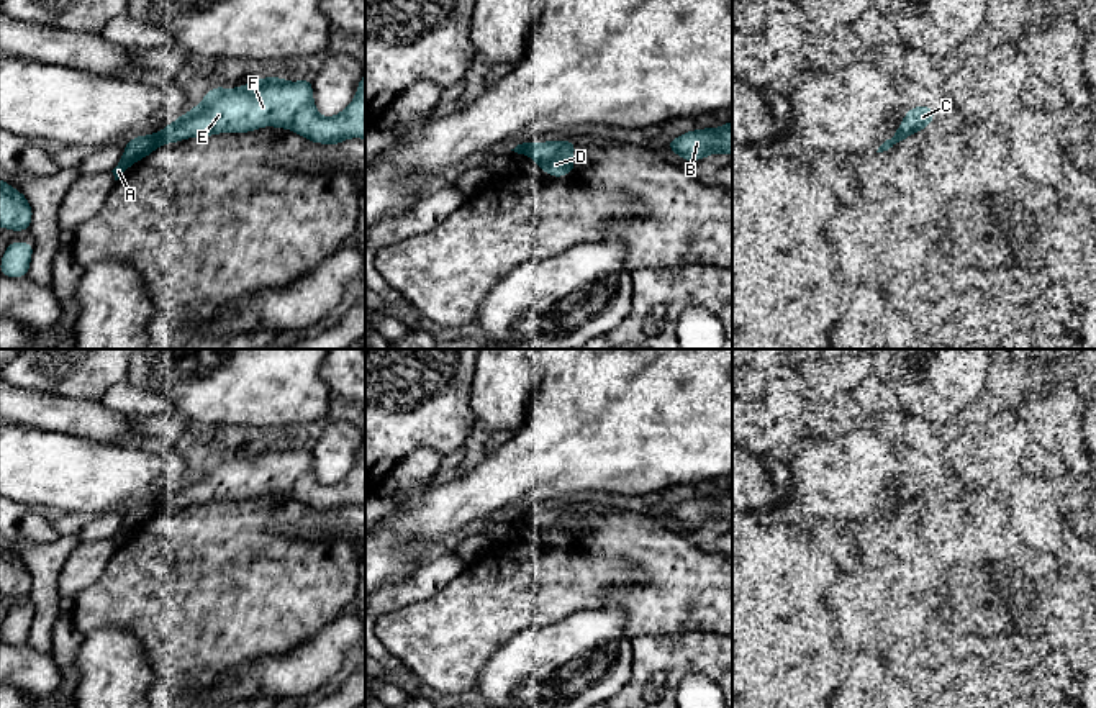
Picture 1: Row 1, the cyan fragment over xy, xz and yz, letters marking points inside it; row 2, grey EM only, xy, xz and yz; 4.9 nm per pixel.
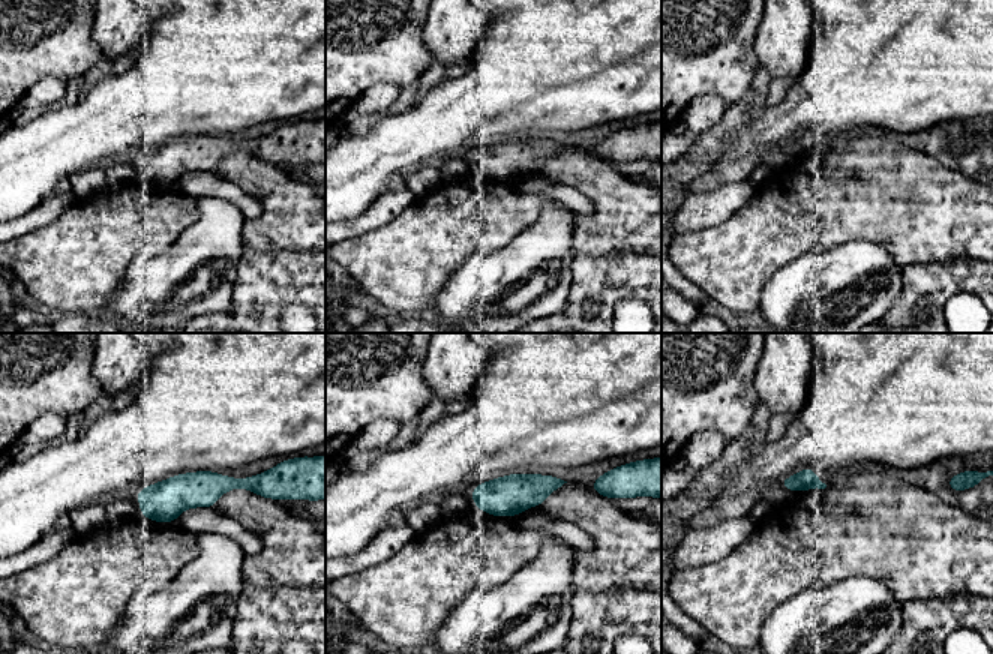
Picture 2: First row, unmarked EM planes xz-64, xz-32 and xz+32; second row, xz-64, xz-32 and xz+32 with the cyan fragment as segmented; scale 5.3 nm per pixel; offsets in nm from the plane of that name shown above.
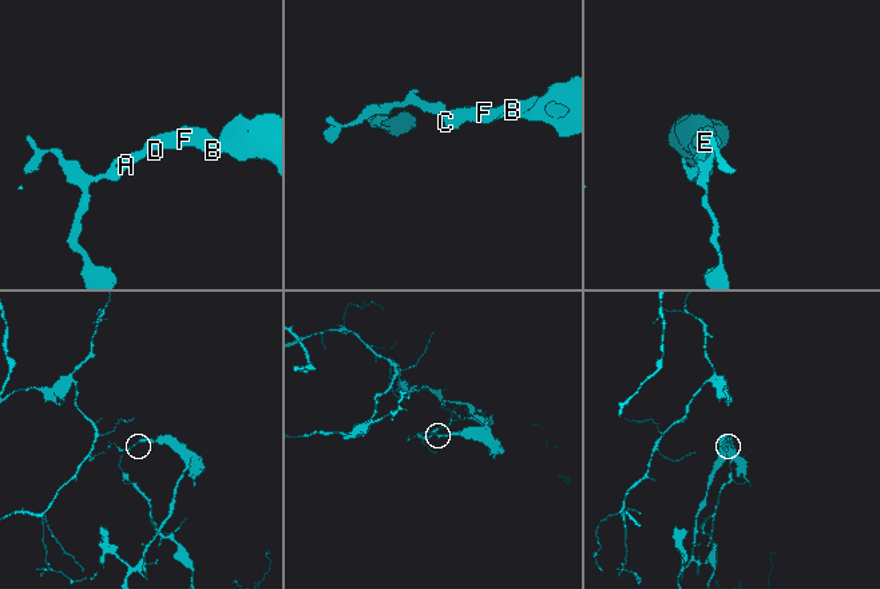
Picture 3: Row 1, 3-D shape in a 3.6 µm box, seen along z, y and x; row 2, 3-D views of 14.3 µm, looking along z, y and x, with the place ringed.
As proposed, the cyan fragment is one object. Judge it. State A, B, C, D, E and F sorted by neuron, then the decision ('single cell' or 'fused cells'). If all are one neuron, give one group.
groups A / B C D E F; fused cells

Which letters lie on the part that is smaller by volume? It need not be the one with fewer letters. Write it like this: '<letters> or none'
A

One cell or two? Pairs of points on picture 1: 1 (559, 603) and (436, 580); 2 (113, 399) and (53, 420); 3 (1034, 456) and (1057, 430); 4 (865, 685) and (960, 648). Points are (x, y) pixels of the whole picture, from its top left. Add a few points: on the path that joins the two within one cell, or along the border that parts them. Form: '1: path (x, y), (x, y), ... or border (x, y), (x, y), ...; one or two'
1: border (467, 566), (431, 597), (416, 603); two
2: border (99, 400), (123, 415); two
3: border (1023, 415), (1029, 436), (1049, 451), (1068, 474); two
4: border (855, 654), (880, 659), (888, 669), (890, 684); two

